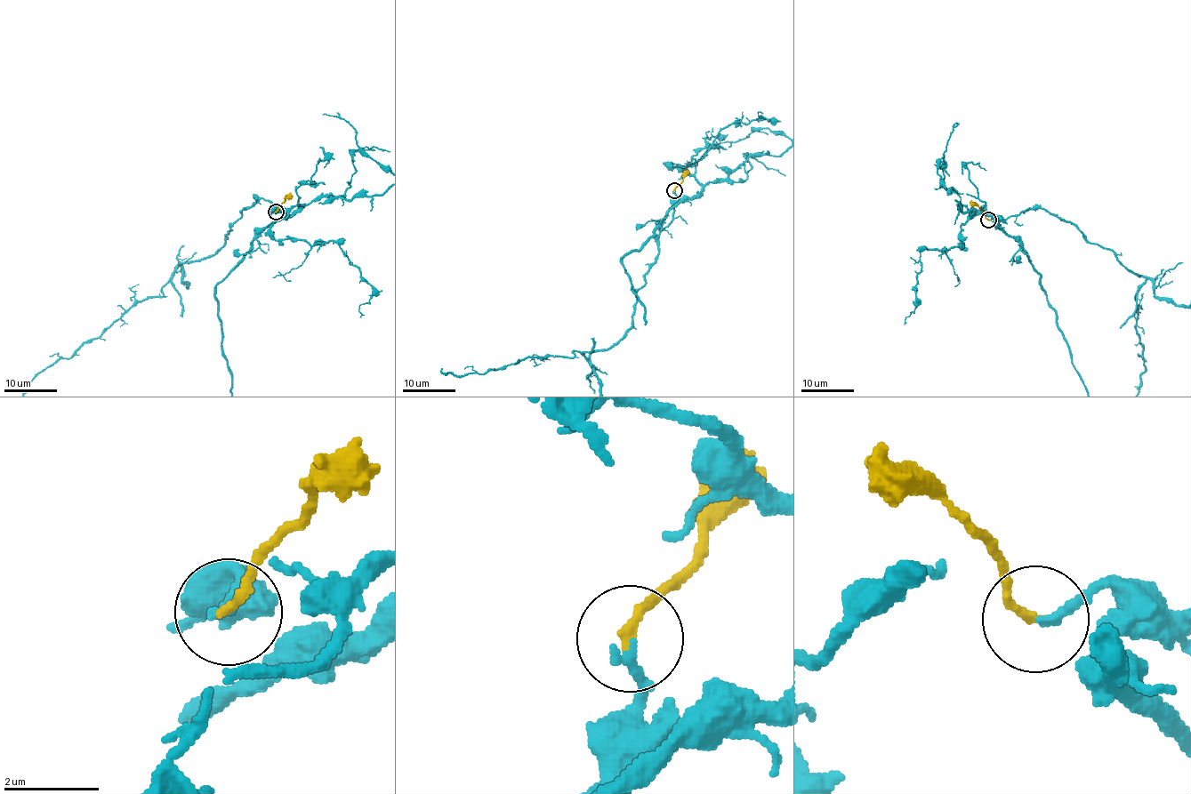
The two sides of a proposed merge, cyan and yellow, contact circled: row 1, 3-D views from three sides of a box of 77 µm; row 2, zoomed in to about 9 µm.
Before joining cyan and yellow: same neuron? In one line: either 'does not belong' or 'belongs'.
belongs

